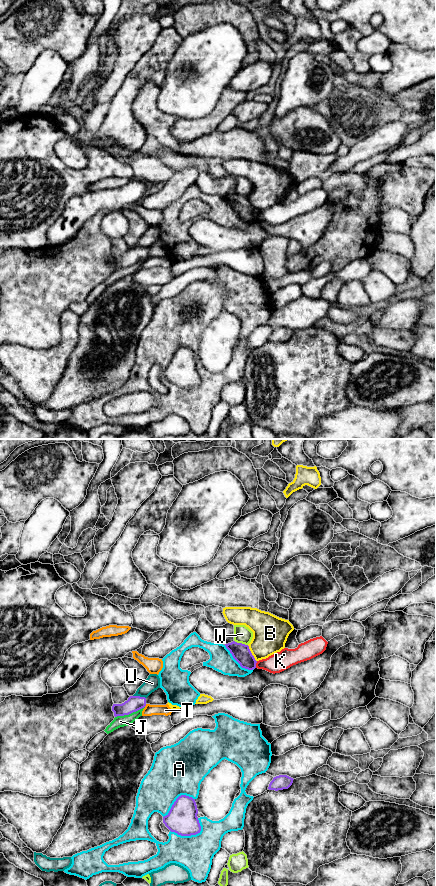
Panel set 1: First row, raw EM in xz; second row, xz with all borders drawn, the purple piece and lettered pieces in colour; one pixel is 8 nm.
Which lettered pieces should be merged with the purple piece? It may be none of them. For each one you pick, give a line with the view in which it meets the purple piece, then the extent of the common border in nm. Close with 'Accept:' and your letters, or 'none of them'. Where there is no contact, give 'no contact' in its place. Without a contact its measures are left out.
Accept: none of them

